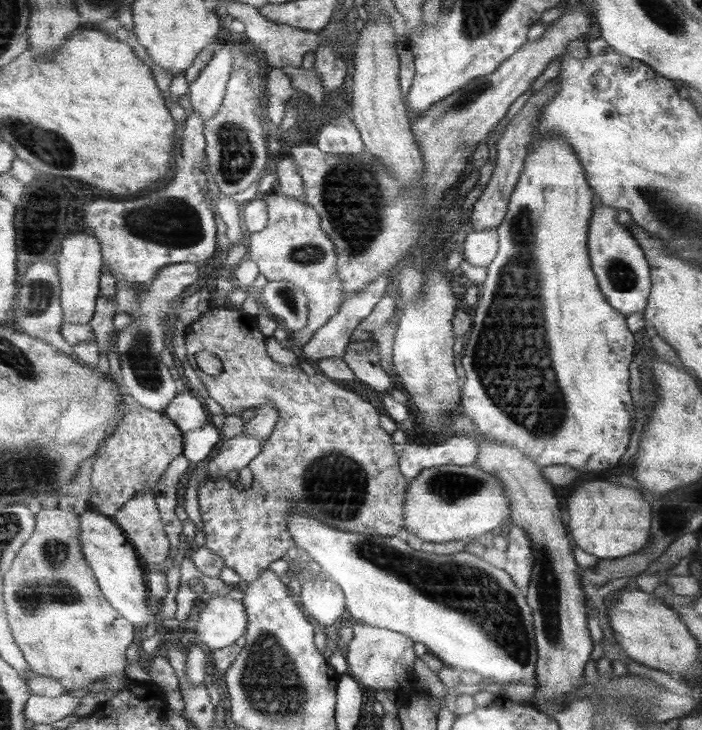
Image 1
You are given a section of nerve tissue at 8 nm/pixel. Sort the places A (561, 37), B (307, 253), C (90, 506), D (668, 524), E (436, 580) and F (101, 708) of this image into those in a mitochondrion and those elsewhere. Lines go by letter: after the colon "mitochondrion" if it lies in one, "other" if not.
A: other
B: mitochondrion
C: other
D: other
E: mitochondrion
F: other

